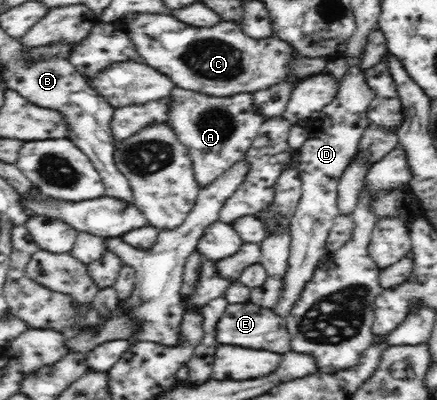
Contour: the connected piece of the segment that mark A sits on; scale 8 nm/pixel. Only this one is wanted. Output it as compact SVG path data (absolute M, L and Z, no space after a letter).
M175 87L168 98L168 125L189 151L199 188L211 184L239 160L244 160L244 154L251 148L265 120L255 109L253 93L250 92L216 97Z

